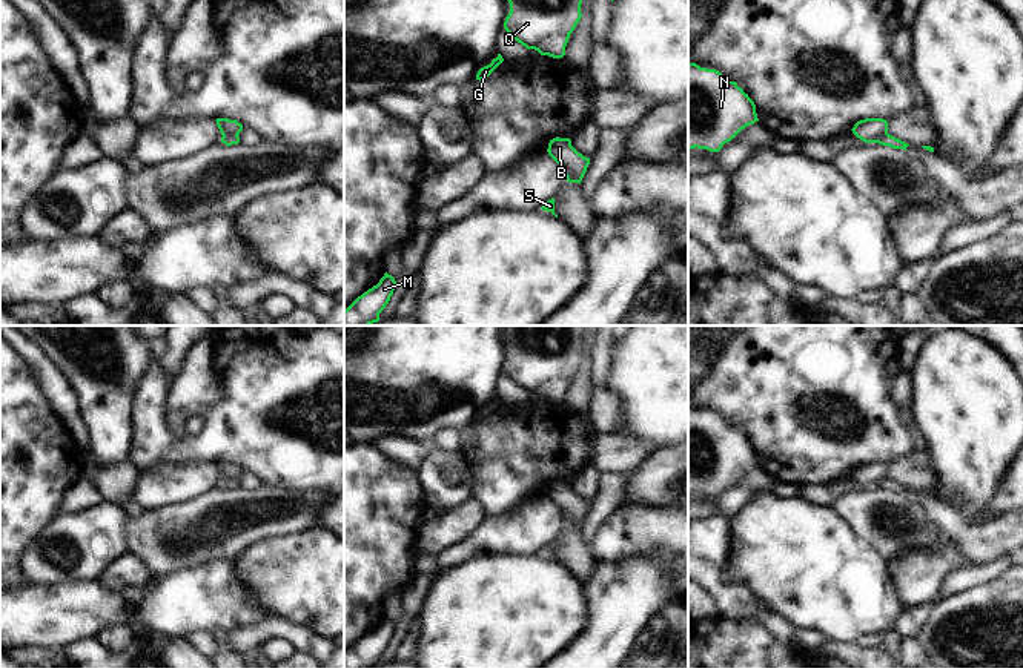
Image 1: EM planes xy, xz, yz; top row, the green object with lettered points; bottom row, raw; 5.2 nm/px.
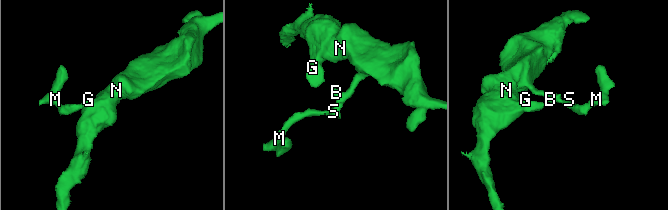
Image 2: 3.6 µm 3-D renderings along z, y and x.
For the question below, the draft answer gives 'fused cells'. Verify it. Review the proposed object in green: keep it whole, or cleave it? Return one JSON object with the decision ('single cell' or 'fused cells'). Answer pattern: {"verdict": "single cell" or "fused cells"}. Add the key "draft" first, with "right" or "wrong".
{"draft": "right", "verdict": "fused cells"}

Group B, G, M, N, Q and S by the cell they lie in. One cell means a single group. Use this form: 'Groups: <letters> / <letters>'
Groups: B G N Q / M S

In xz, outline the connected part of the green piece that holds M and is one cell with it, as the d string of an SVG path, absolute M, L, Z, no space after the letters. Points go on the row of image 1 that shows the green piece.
M387 272L376 286L358 296L344 310L344 326L370 326L379 321L379 313L386 309L396 287L396 281Z

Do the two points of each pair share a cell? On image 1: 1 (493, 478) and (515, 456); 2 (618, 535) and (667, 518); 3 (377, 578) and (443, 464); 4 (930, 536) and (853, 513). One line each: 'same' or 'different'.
1: same
2: same
3: different
4: same

